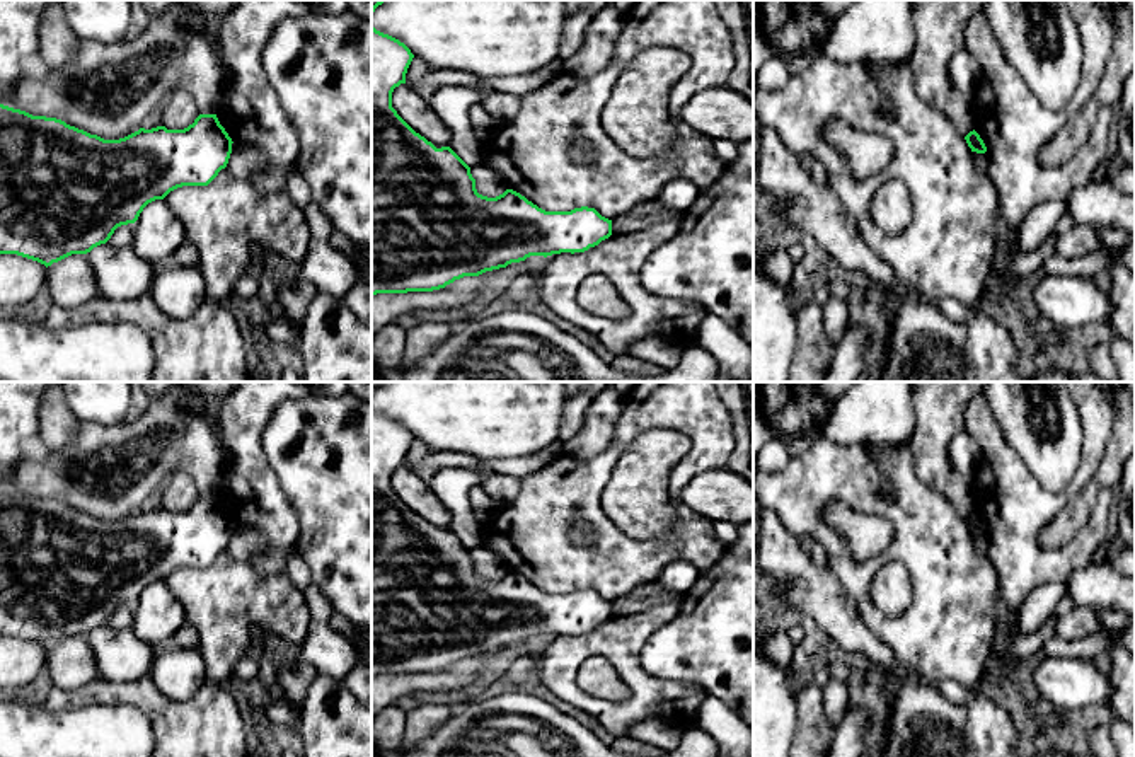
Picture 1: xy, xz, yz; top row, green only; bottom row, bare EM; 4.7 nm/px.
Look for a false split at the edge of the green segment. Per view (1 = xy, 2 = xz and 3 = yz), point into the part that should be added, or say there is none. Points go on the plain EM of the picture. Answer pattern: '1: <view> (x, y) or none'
1: none
2: none
3: none

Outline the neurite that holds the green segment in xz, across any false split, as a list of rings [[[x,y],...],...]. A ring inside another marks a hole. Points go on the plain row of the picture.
[[[372,382],[372,677],[433,673],[464,658],[506,650],[530,638],[585,634],[612,617],[612,602],[595,590],[545,593],[513,571],[496,580],[477,575],[470,549],[450,530],[436,530],[416,515],[392,489],[392,474],[406,465],[414,440],[399,421],[373,409],[373,394],[383,382]]]

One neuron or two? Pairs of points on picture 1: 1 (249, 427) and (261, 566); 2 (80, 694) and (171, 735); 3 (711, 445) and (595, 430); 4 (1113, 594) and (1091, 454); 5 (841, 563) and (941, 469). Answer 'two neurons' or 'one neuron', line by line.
1: one neuron
2: one neuron
3: two neurons
4: two neurons
5: two neurons

